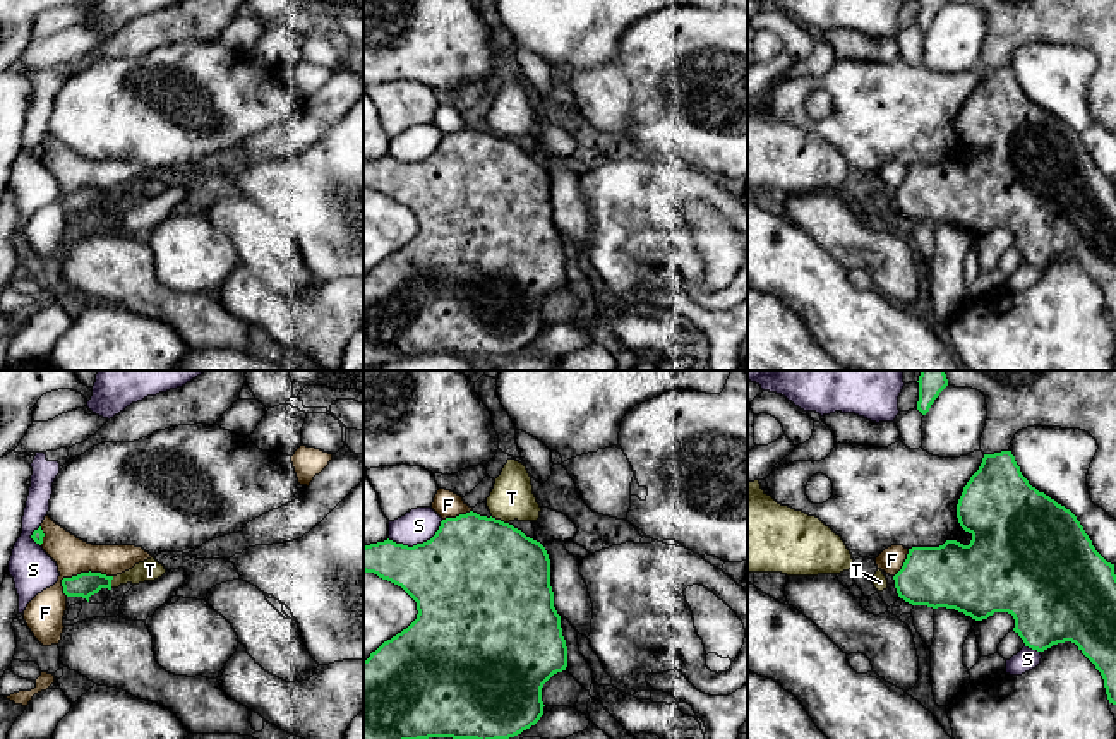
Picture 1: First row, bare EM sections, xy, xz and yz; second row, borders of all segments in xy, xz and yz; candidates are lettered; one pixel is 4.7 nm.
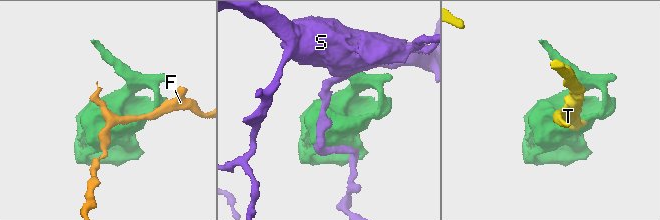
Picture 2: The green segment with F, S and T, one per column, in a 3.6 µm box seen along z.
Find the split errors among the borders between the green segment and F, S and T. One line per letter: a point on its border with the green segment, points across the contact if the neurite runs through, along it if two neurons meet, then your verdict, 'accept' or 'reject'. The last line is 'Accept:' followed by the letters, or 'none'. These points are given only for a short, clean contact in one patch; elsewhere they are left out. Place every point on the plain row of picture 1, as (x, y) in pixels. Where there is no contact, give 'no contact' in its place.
F: contact xy (81, 189); reject
S: contact xz (417, 160); reject
T: contact xz (499, 136); border xz (491, 132), (508, 139); reject
Accept: none

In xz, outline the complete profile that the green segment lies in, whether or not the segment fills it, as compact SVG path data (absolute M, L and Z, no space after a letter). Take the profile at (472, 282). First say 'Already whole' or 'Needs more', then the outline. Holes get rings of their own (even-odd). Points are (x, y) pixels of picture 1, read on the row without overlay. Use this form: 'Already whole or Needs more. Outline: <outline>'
Already whole. Outline: M473 127L441 137L435 151L413 163L384 156L363 163L363 187L401 202L417 218L417 235L363 276L363 370L429 353L509 355L543 331L542 303L567 283L561 231L554 223L550 175L521 146Z

